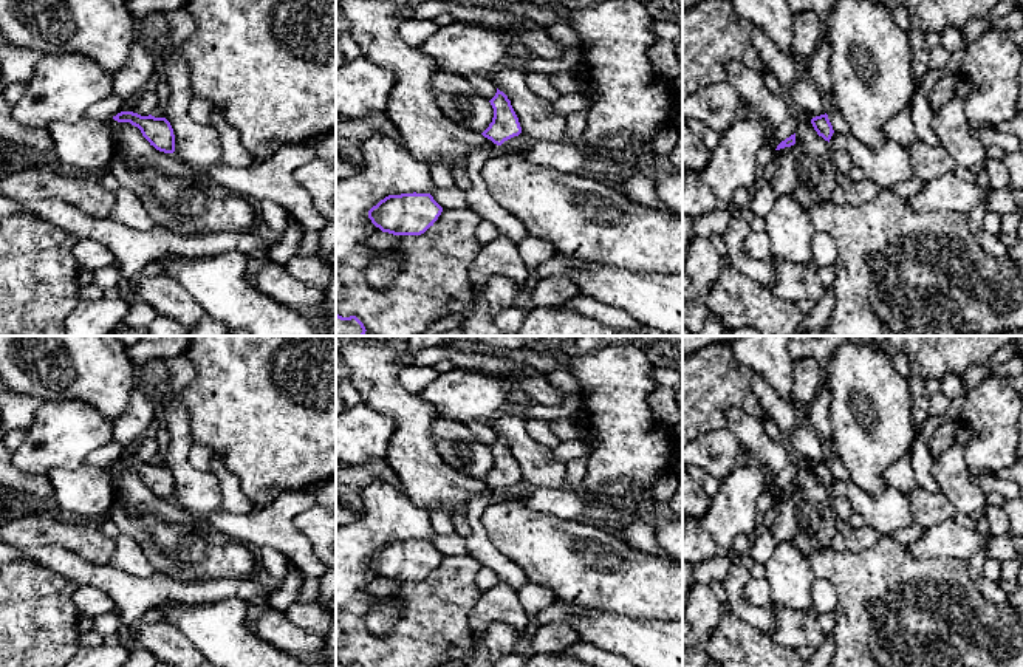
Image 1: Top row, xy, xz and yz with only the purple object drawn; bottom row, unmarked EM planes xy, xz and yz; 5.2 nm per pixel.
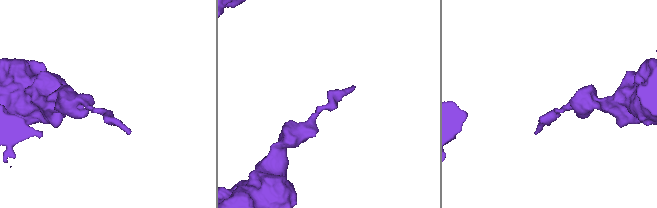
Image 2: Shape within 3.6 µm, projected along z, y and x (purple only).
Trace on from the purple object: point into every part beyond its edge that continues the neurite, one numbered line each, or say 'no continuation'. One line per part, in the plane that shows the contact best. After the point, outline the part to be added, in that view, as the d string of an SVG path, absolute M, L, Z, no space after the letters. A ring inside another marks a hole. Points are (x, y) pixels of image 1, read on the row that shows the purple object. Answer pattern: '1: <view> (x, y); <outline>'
no continuation

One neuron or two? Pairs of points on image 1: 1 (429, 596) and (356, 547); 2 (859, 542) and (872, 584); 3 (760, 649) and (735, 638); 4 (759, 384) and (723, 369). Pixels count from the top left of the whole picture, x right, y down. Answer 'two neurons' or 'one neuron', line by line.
1: one neuron
2: two neurons
3: one neuron
4: two neurons

